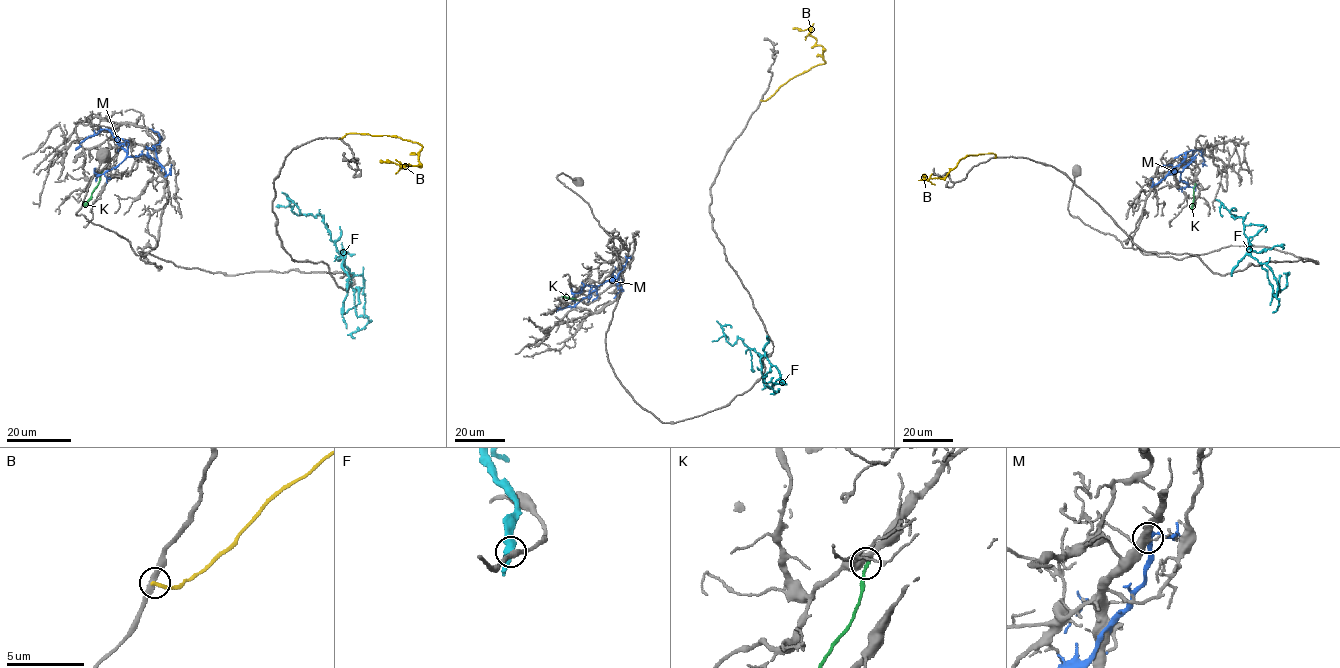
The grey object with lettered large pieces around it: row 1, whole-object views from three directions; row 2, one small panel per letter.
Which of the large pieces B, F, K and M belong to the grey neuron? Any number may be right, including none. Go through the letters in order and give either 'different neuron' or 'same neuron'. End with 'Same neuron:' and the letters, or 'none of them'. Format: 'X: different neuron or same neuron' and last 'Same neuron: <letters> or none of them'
B: different neuron
F: different neuron
K: same neuron
M: different neuron
Same neuron: K

